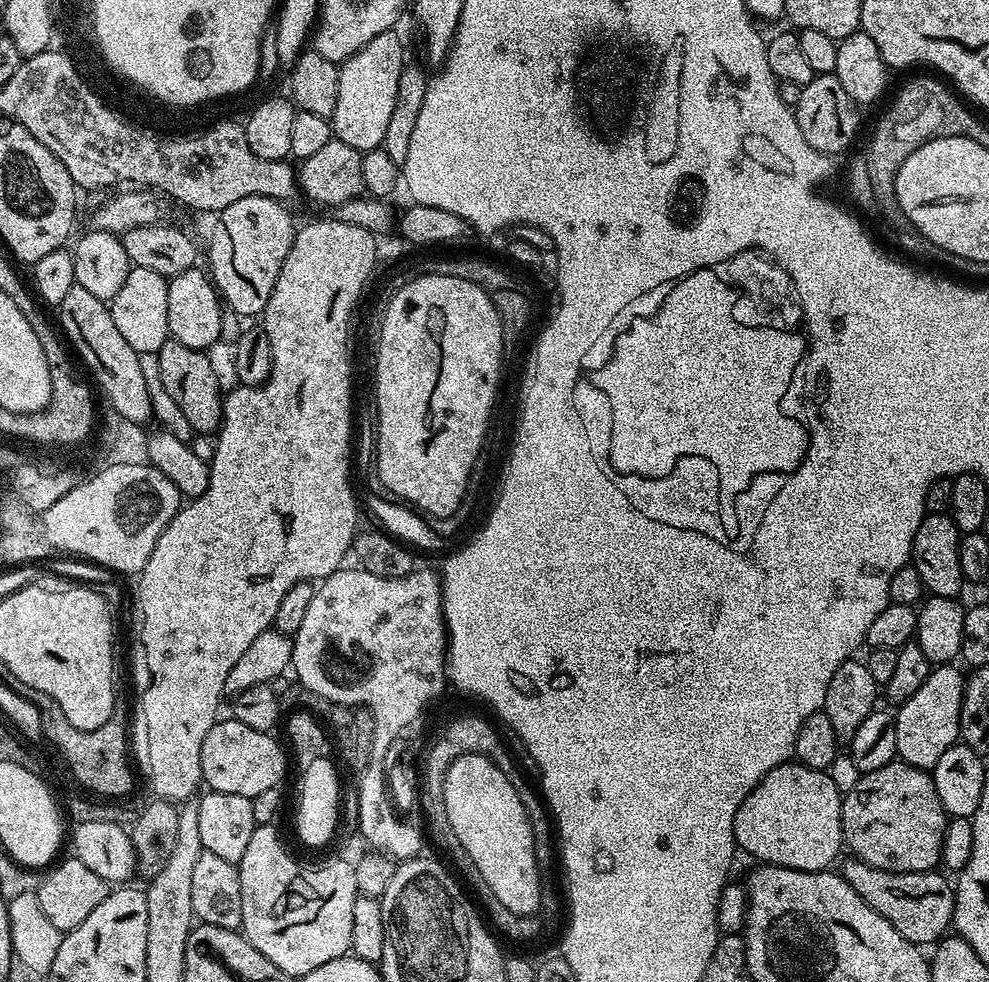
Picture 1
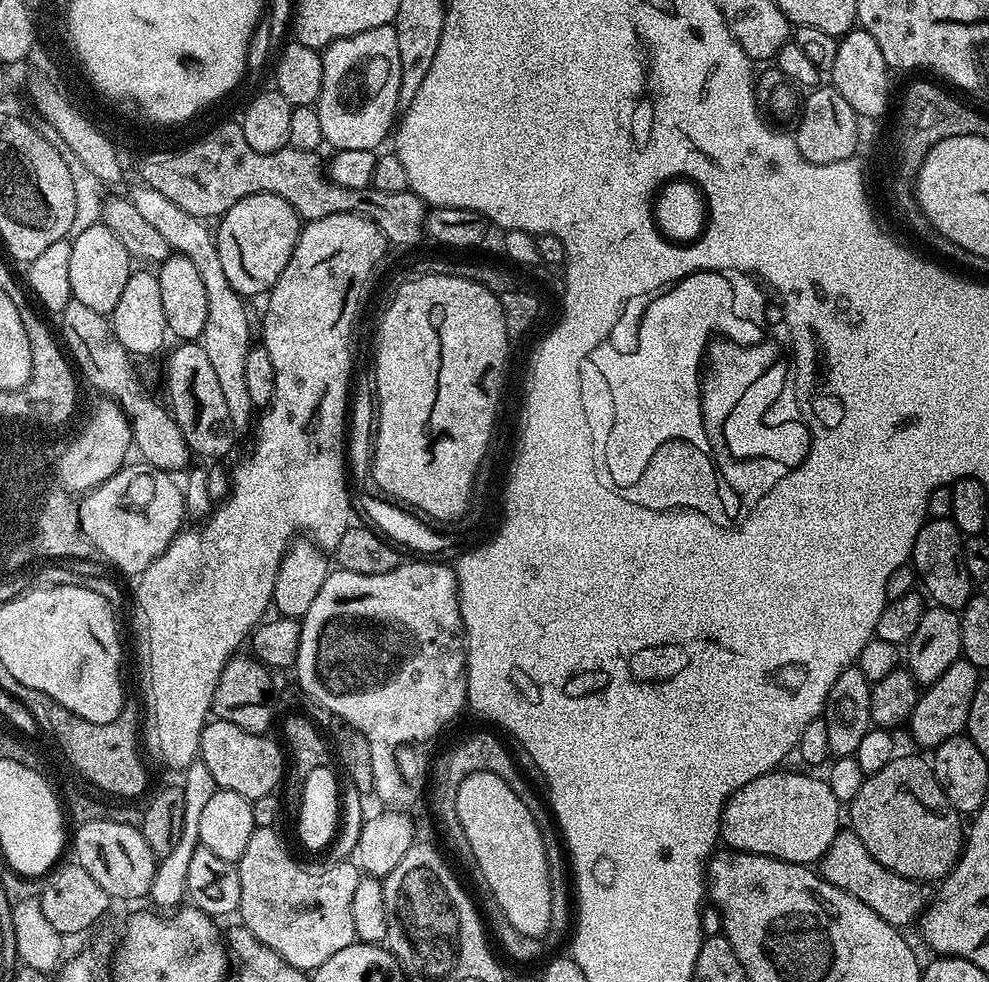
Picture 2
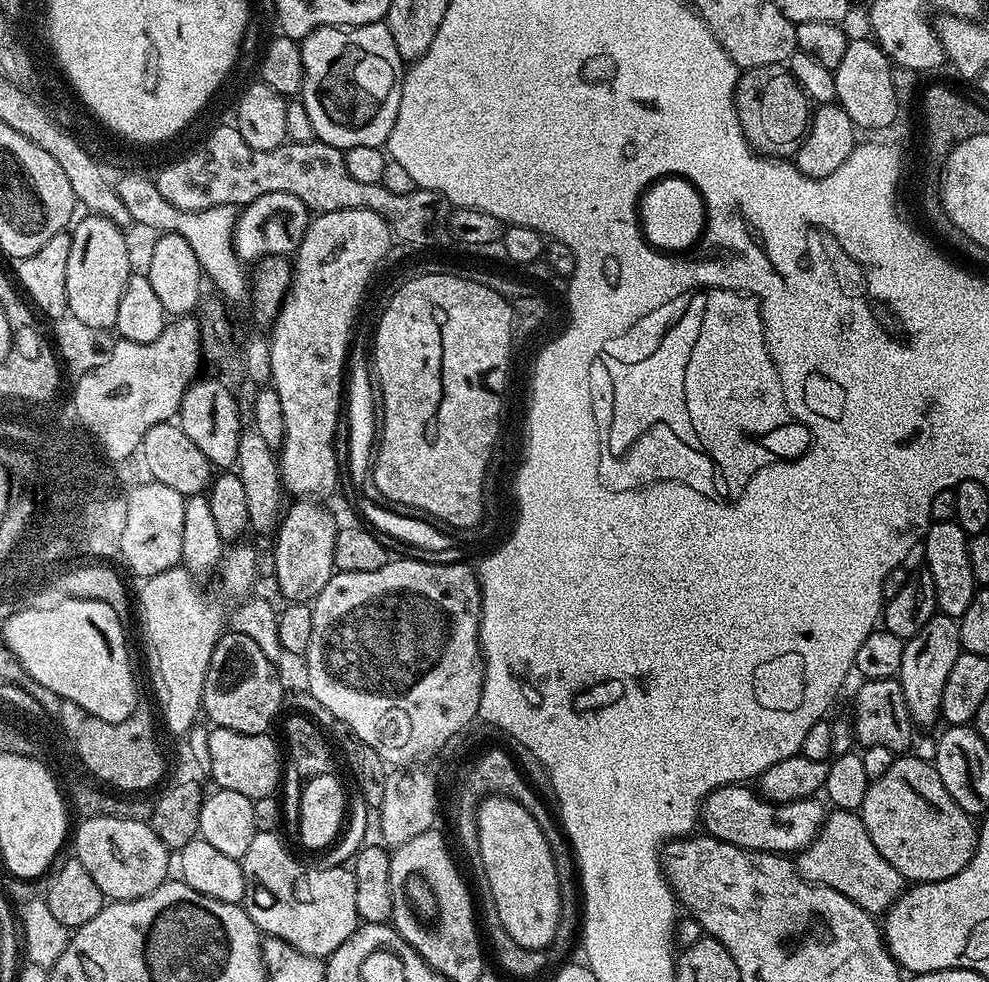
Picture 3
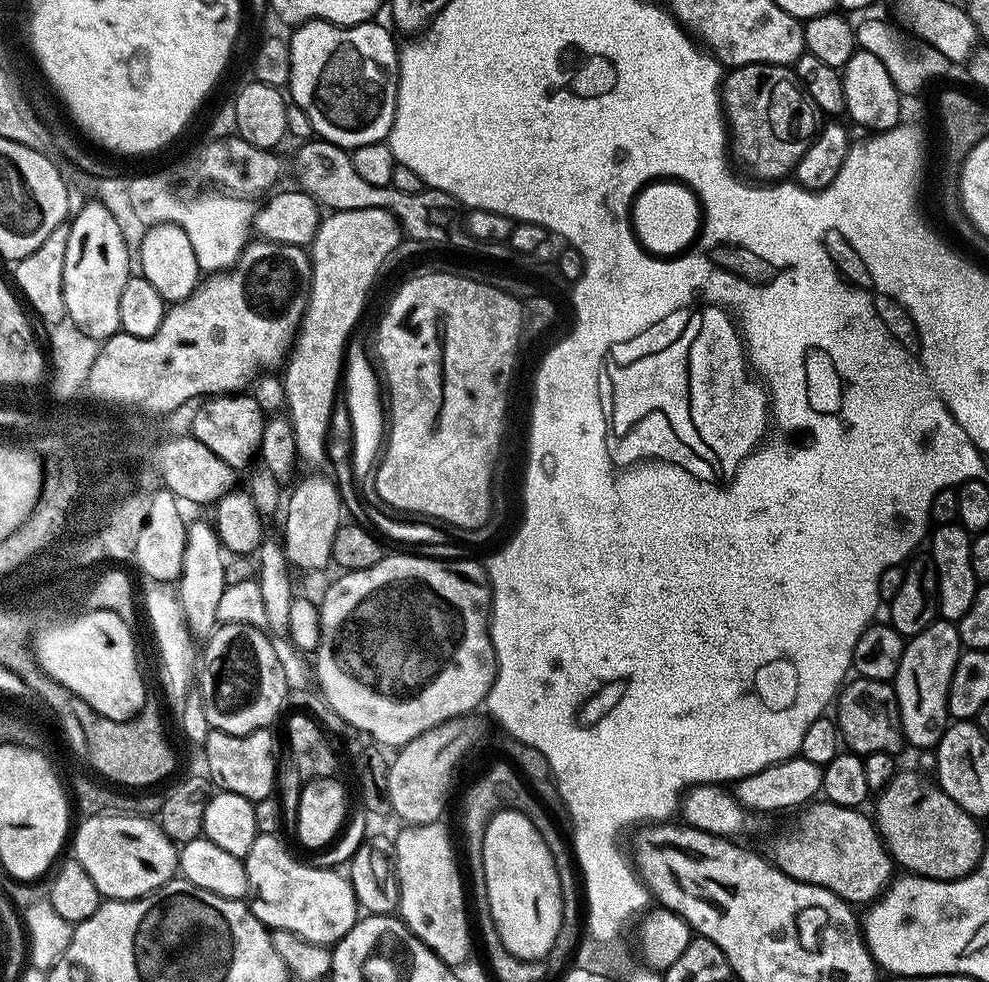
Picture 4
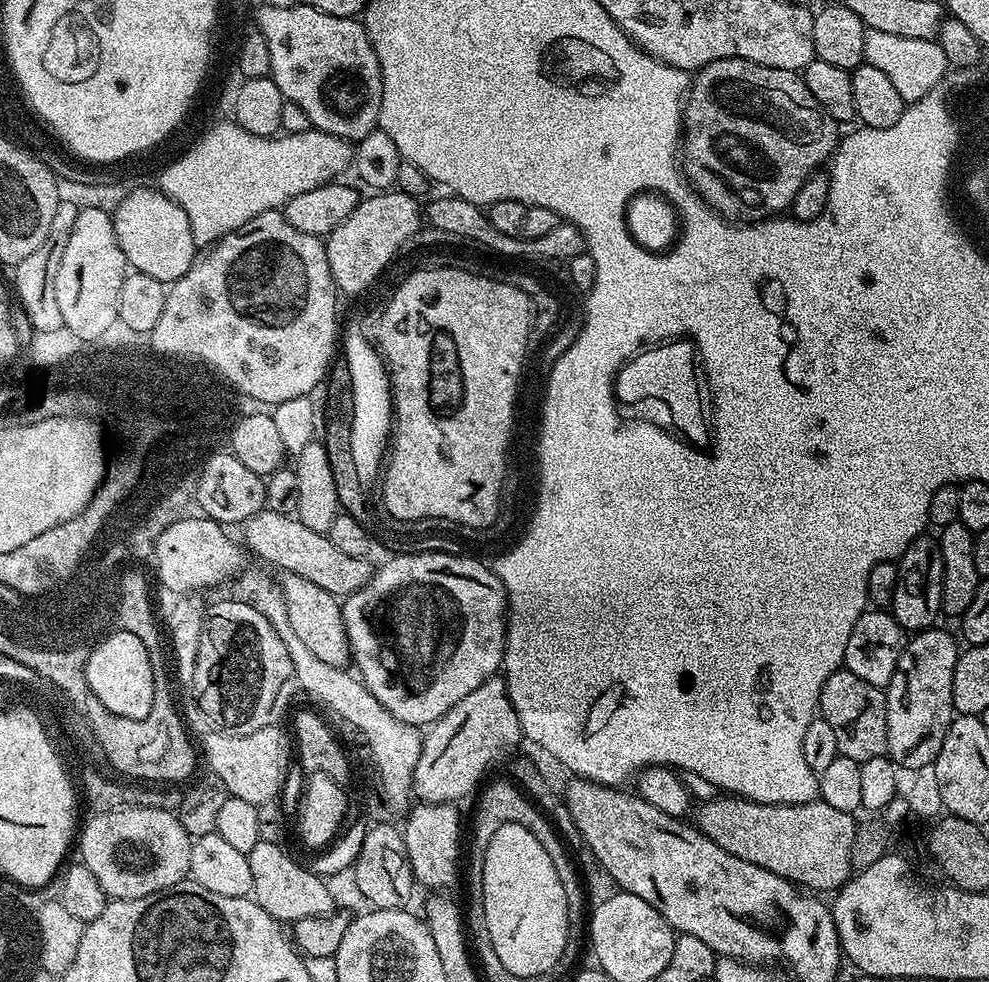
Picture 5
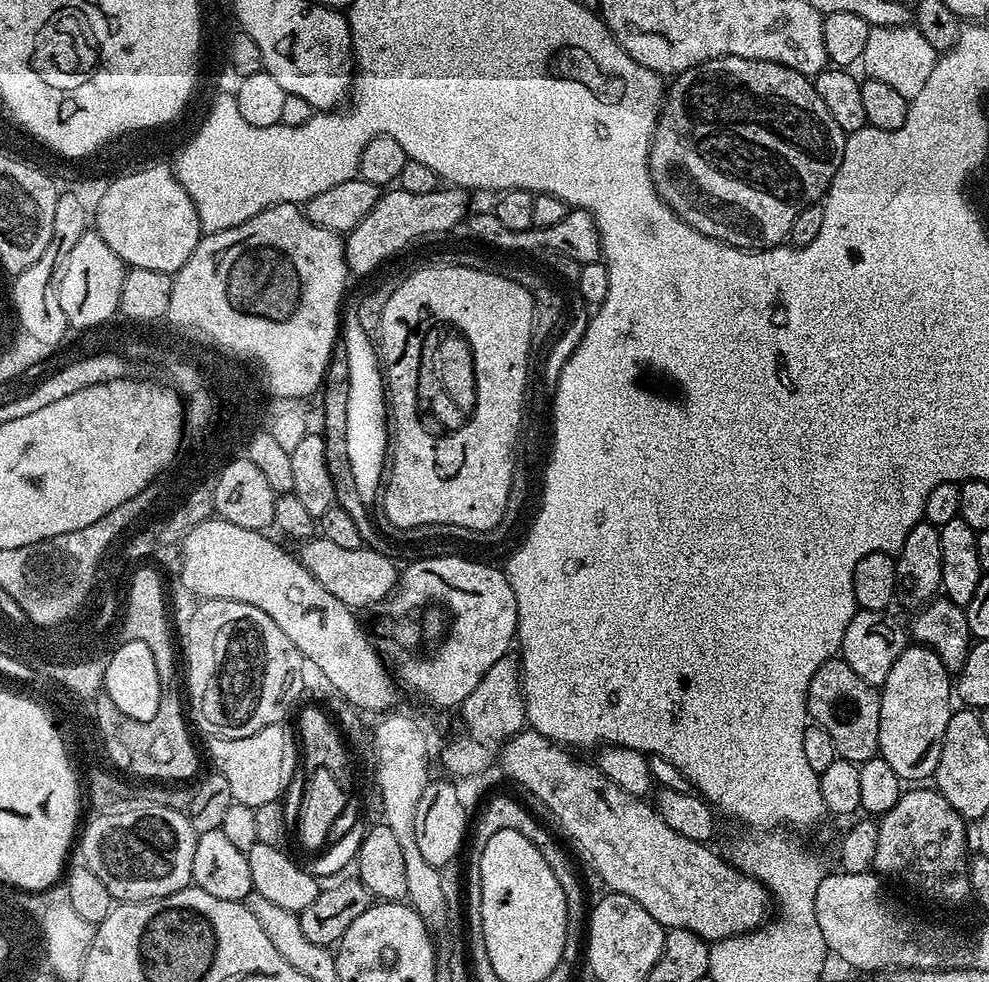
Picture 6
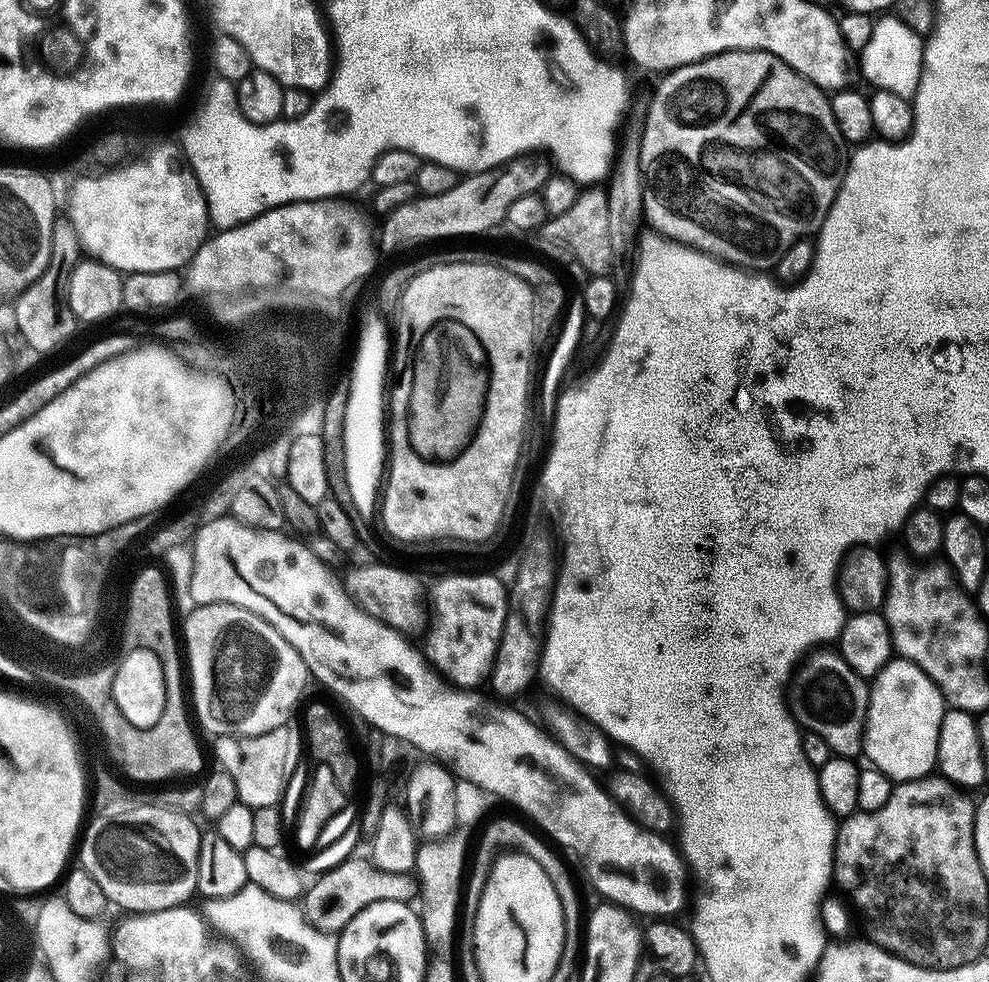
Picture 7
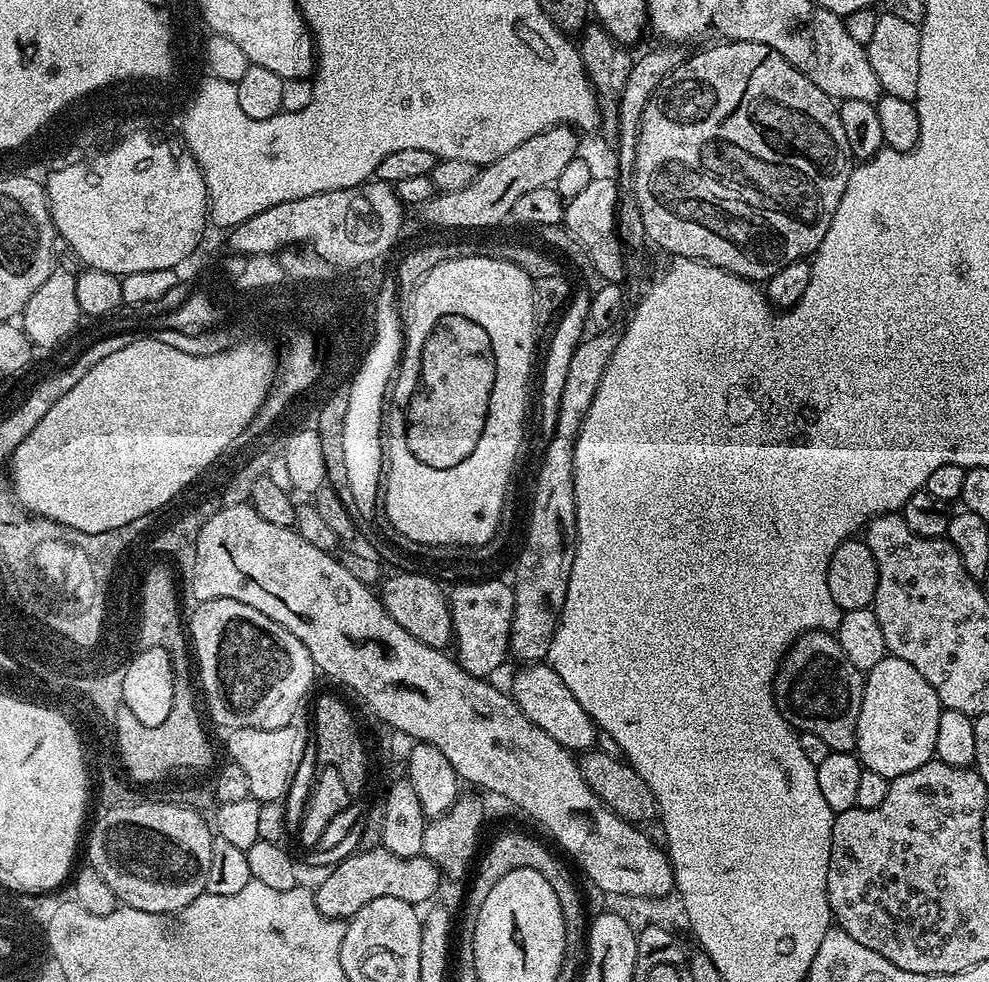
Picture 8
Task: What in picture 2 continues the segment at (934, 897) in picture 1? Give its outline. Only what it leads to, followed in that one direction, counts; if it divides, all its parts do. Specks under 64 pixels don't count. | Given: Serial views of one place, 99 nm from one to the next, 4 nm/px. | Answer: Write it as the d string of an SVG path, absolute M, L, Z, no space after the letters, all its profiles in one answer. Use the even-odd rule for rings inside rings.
M841 830L830 842L830 850L826 850L823 860L819 861L818 871L826 882L846 890L858 902L870 906L886 922L897 926L903 924L915 925L924 914L926 899L924 900L925 885L919 880L911 880L899 876L897 872L886 870L882 862L875 860L862 846L858 834L851 830Z

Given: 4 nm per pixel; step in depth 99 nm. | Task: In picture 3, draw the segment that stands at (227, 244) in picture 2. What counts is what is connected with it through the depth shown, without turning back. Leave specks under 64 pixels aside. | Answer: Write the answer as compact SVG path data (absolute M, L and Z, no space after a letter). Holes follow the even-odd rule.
M262 194L262 198L254 198L254 202L243 205L238 216L234 247L236 257L241 262L259 262L266 256L288 256L300 247L302 238L308 230L310 210L302 202L302 198L294 198L294 194Z

